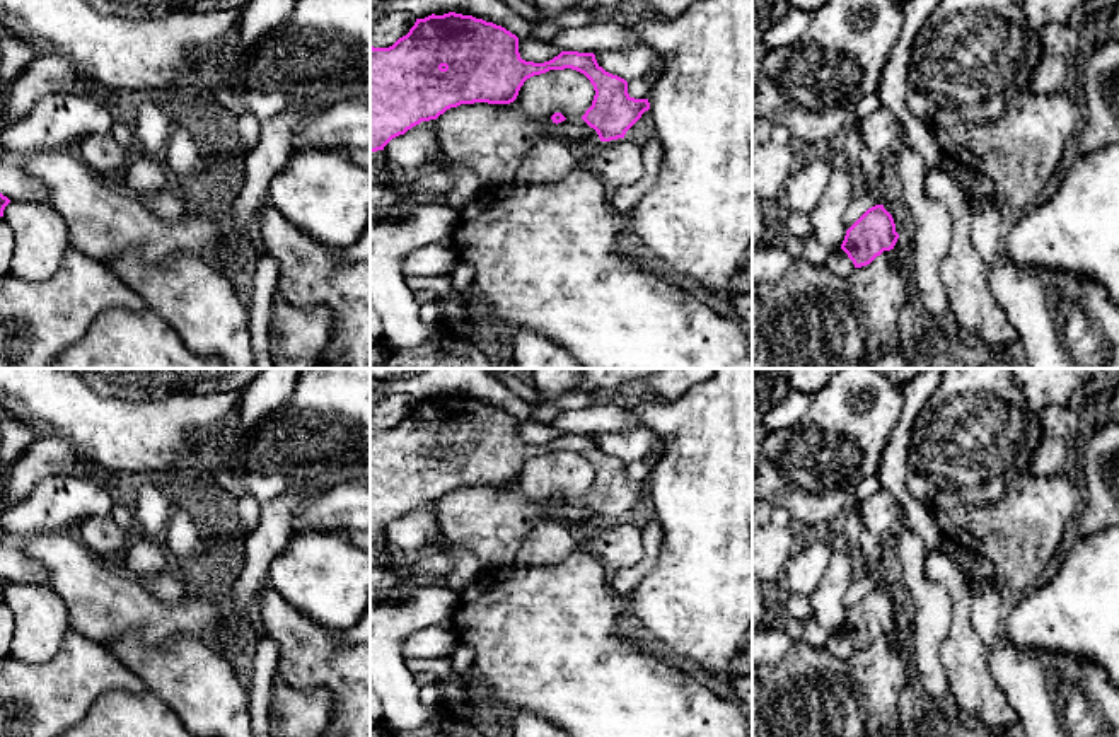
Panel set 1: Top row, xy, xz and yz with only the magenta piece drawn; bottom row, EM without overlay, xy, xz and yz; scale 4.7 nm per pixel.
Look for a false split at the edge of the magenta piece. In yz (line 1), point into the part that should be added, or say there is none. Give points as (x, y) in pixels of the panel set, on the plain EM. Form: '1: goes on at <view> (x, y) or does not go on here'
1: does not go on here

